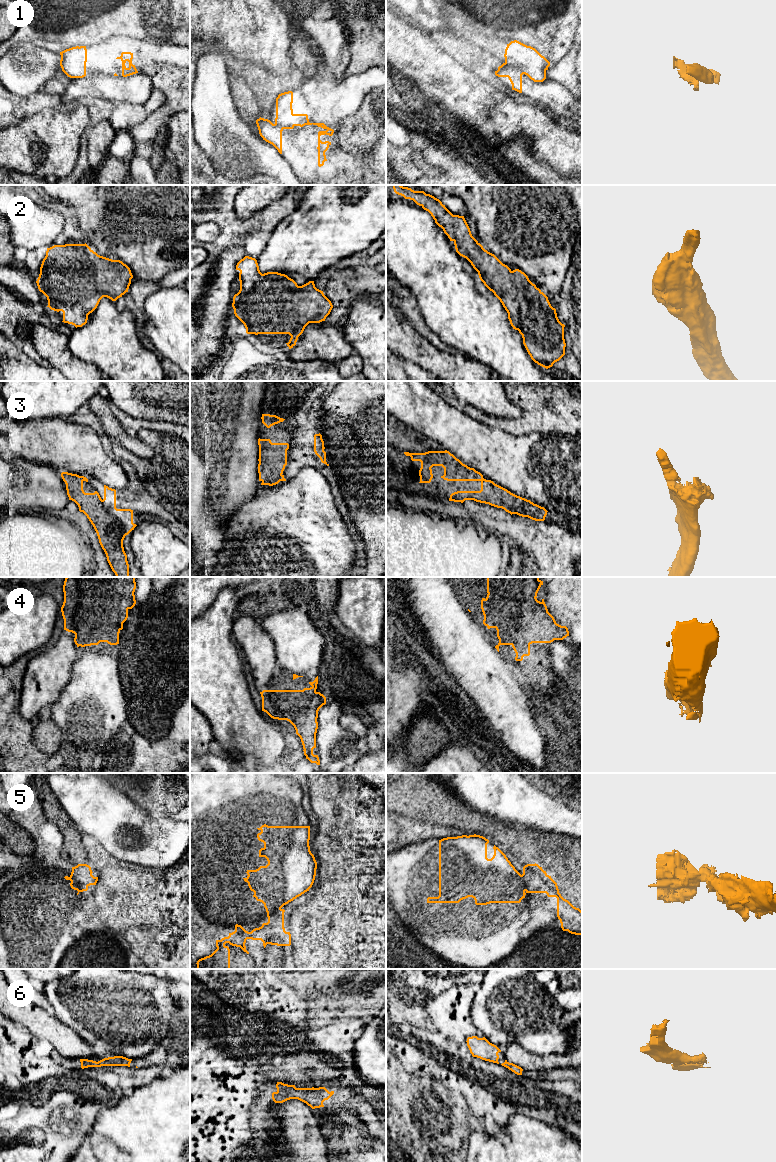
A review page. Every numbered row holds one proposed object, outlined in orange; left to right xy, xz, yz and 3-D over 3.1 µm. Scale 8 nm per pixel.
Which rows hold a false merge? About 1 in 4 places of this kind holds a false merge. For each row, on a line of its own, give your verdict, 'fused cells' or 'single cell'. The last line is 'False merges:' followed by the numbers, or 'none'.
1: single cell
2: single cell
3: single cell
4: single cell
5: fused cells
6: single cell
False merges: 5

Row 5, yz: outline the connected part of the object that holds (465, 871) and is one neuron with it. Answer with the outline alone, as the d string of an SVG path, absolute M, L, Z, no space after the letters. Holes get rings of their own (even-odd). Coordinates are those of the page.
M476 834L439 840L439 896L428 897L427 903L459 903L468 897L472 897L476 905L520 903L526 895L522 875L495 845L494 855L488 859L488 843L488 839Z

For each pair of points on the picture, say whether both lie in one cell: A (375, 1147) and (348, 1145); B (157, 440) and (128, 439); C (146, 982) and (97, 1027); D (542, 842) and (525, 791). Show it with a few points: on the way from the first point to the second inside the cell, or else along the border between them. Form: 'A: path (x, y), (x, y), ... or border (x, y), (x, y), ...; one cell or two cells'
A: path (368, 1147), (355, 1147); one cell
B: border (116, 445), (140, 457), (151, 458), (155, 454); two cells
C: path (134, 994), (117, 1011), (113, 1011), (109, 1015); one cell
D: border (515, 825), (521, 828), (534, 828), (542, 831); two cells

